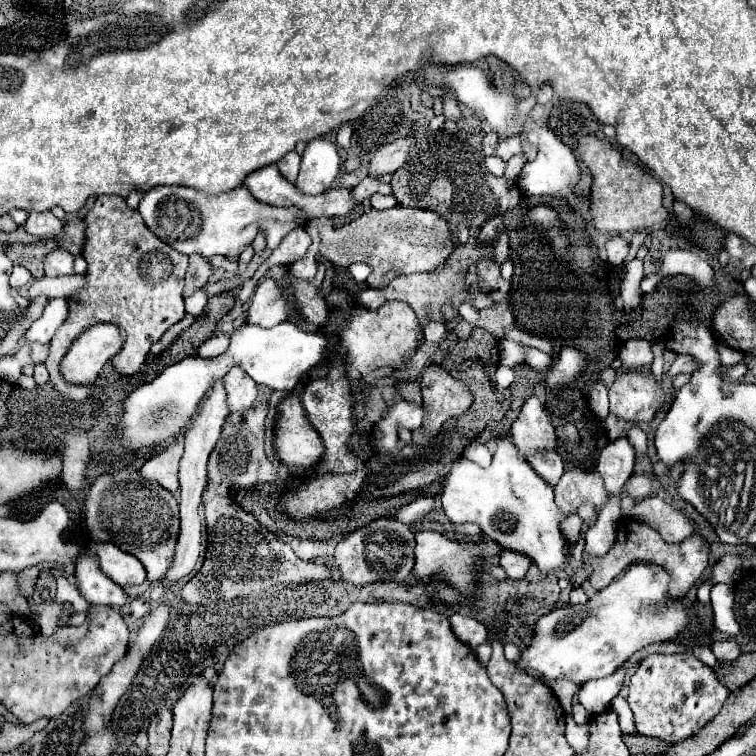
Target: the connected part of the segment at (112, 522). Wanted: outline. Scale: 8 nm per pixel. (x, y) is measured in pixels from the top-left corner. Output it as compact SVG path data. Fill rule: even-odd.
M122 468L122 470L116 470L114 474L100 476L90 486L90 490L86 494L86 528L88 528L92 538L112 542L120 550L136 556L144 564L144 568L148 572L148 580L158 582L158 580L166 578L166 570L170 568L170 562L174 558L174 546L176 546L178 528L180 528L178 502L162 486L142 482L136 468Z

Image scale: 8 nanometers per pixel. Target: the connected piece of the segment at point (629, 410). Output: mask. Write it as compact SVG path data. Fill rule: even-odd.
M680 354L680 356L676 356L670 372L662 380L656 380L652 374L646 376L642 372L624 372L624 370L620 370L616 382L608 390L610 392L610 414L614 414L614 416L618 416L618 418L622 418L622 420L626 420L630 424L650 422L656 416L656 412L664 406L664 402L668 398L668 392L672 390L672 378L676 374L680 374L680 372L692 374L698 368L700 368L700 364L694 358L690 358L686 354Z

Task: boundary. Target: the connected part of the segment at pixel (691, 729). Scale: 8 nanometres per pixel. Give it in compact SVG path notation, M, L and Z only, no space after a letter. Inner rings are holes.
M690 644L682 654L648 654L632 674L628 692L636 730L668 744L676 744L698 732L720 712L726 696L730 694L710 666L696 662L696 654Z

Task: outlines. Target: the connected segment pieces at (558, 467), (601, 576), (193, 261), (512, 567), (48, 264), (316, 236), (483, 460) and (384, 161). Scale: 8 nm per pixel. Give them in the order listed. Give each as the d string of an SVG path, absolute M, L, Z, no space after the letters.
M548 452L548 458L534 458L530 456L530 466L534 468L534 472L538 476L542 476L550 486L556 486L556 482L560 480L562 472L564 472L564 466L562 466L562 460L556 452Z
M624 518L624 520L618 522L616 540L614 540L612 548L608 550L608 554L604 554L600 558L590 556L588 560L590 560L590 578L588 578L588 582L596 590L606 588L610 584L610 580L614 578L614 574L622 572L628 564L646 562L646 564L658 564L664 570L668 570L668 574L670 574L668 598L682 598L694 588L694 584L700 580L700 576L704 576L704 570L708 568L708 544L700 536L690 536L680 544L668 546L654 528L650 528L642 522L634 522L632 518Z
M192 254L190 256L190 266L186 272L186 284L184 284L184 296L194 294L196 290L200 290L212 276L214 268L208 264L208 258L200 256L200 254Z
M502 552L502 556L500 556L500 564L504 566L508 578L524 578L532 562L530 562L524 554Z
M52 250L44 258L46 276L70 276L74 274L74 256L66 250Z
M394 206L382 212L372 210L340 228L332 228L330 218L314 218L306 222L304 230L310 234L312 246L308 248L306 258L296 260L290 266L290 272L302 280L314 278L316 254L322 254L326 260L340 268L346 268L352 262L368 264L372 268L372 273L366 280L368 287L383 289L398 276L412 272L432 272L440 268L454 252L454 240L448 232L448 222L436 212L420 208Z
M470 442L470 444L464 448L464 456L466 456L468 460L476 462L476 464L482 466L482 468L488 468L490 462L492 462L492 454L488 452L488 448L482 446L482 444L478 444L478 442Z
M406 136L406 138L398 138L394 142L382 146L380 150L376 150L370 164L368 164L370 176L394 174L406 162L412 146L414 146L414 138Z

